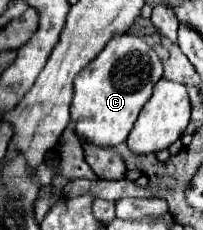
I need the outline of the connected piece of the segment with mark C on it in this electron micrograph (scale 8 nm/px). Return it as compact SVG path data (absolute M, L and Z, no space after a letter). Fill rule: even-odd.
M118 34L114 36L106 48L96 56L94 62L90 62L74 80L74 100L72 100L72 124L74 132L82 142L90 142L96 146L118 146L126 142L142 106L152 96L154 84L162 78L162 64L154 50L138 36L132 34Z

